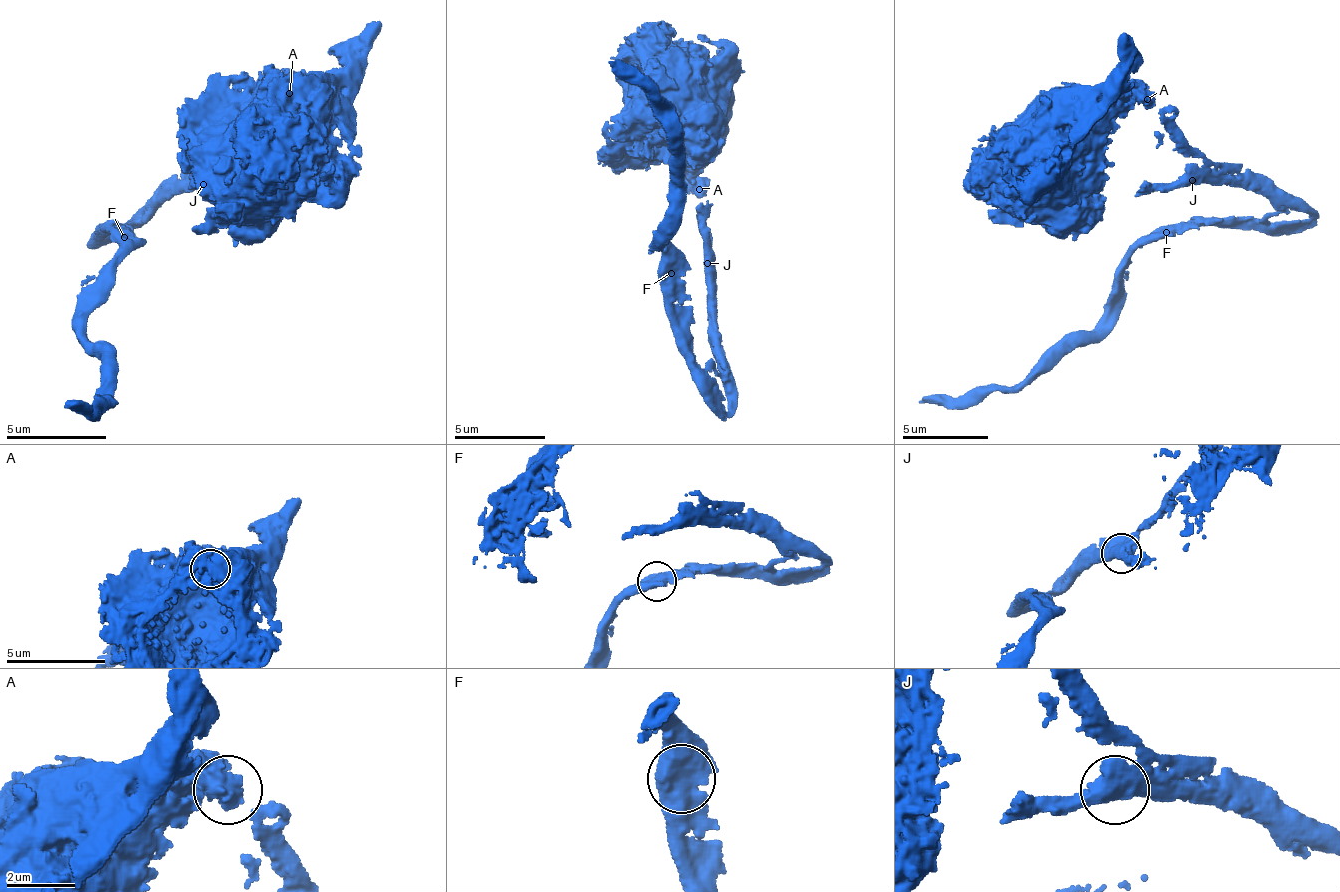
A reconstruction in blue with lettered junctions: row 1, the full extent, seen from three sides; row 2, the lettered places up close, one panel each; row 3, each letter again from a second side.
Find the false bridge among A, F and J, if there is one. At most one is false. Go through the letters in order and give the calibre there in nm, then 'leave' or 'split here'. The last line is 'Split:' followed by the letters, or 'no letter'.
A: 600 nm thick; leave
F: 700 nm thick; leave
J: 600 nm thick; leave
Split: no letter

